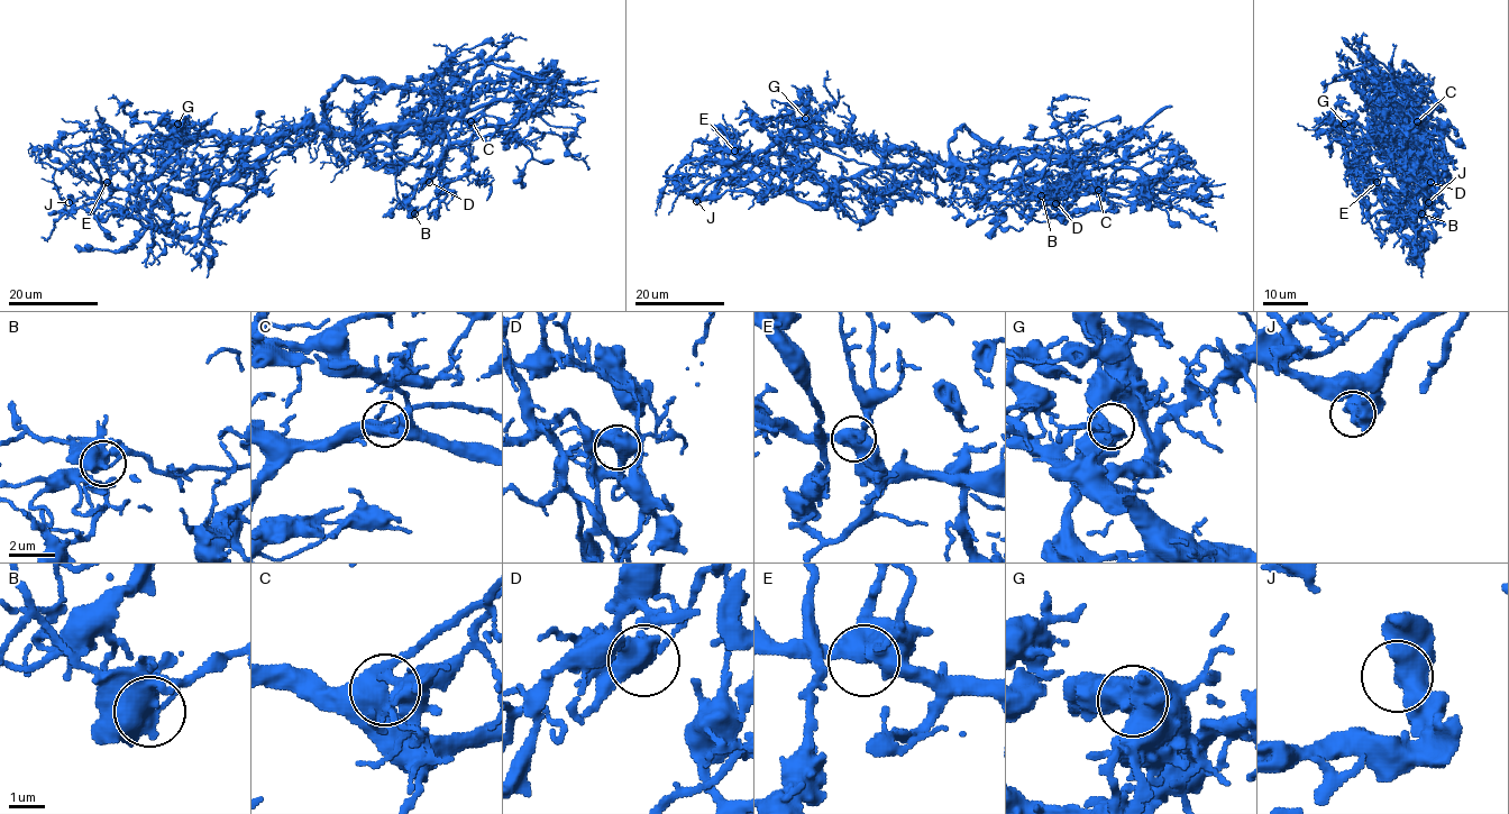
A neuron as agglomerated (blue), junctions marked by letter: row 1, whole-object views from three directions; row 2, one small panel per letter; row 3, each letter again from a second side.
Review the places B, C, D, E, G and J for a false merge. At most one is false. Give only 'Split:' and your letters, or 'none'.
Split: B

